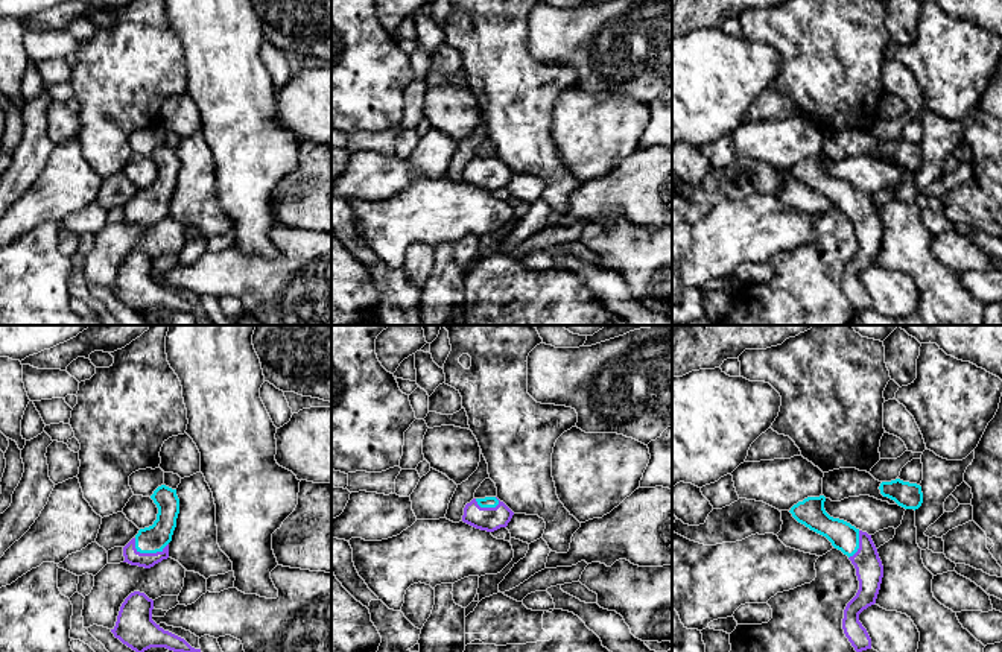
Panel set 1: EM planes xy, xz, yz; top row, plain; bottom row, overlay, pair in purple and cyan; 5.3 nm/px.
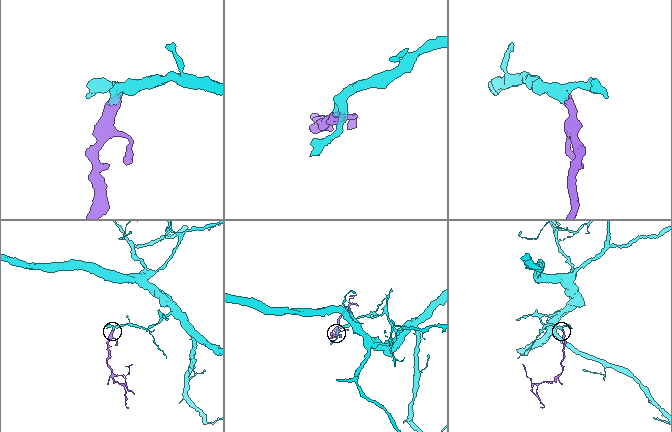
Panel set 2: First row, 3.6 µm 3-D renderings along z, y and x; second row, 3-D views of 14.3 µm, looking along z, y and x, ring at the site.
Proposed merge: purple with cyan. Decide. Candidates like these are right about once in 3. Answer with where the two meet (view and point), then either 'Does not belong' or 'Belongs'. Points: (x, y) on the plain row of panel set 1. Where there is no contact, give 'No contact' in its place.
Touches purple at xy (148, 213). Belongs

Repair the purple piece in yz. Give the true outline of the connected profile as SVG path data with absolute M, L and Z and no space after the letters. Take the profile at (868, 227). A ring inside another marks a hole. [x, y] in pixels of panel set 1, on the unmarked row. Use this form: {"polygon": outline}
{"polygon": "M807 157L791 167L792 176L810 190L826 196L832 205L848 216L856 228L859 249L844 269L842 289L855 310L871 309L871 298L859 281L859 274L876 263L883 225L871 195L850 182L830 176L824 169L826 157Z"}

